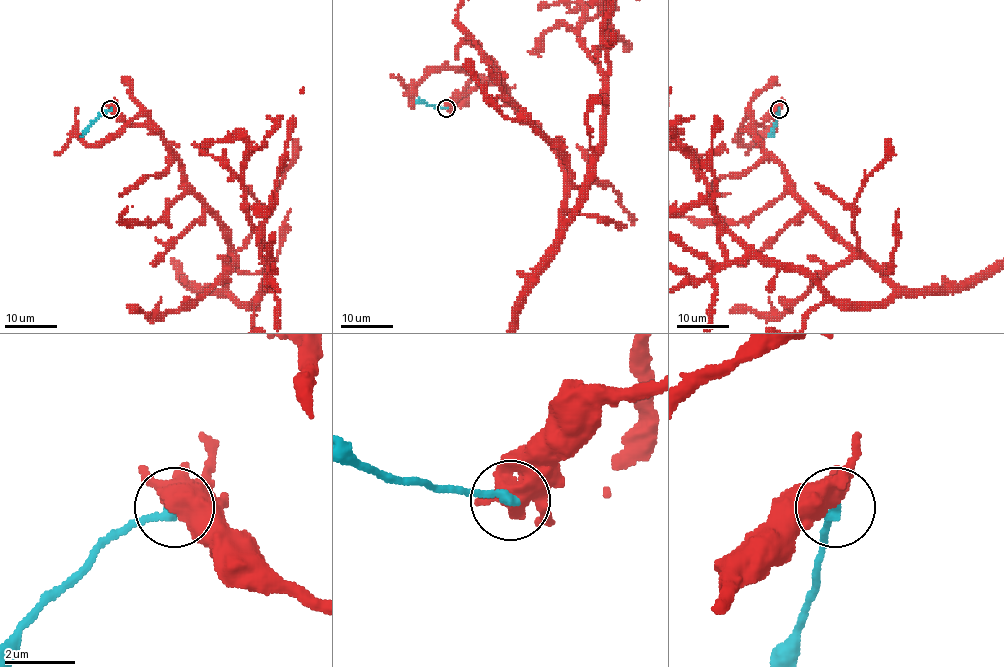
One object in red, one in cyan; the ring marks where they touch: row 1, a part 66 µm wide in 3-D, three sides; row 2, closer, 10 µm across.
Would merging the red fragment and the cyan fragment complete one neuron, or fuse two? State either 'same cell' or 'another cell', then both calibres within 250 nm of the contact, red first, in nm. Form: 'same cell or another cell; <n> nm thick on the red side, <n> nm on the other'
another cell; 460 nm thick on the red side, 280 nm on the other

